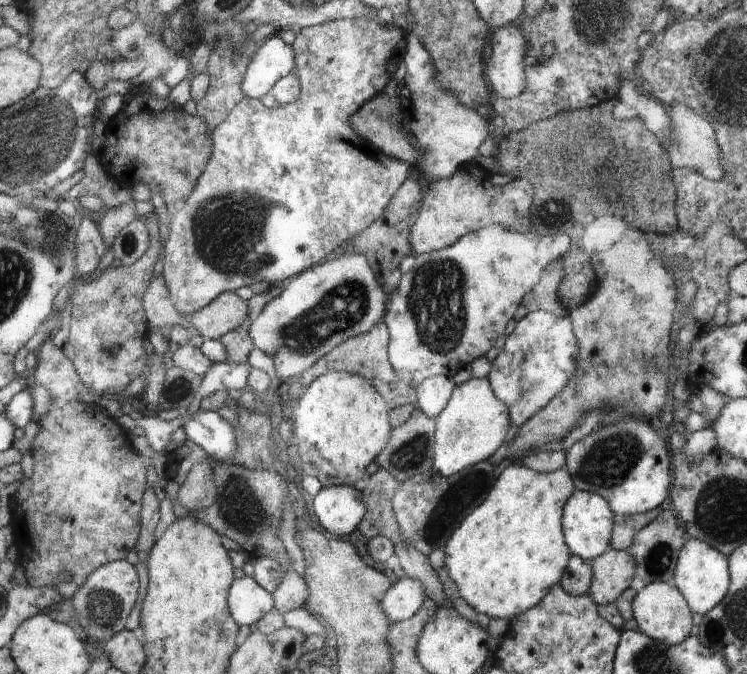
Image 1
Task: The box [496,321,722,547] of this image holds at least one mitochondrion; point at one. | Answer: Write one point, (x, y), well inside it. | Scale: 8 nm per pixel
(611, 458)

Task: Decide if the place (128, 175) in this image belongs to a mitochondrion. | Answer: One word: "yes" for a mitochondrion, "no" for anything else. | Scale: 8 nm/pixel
no

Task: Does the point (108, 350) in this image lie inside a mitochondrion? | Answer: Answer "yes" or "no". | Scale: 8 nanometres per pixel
yes

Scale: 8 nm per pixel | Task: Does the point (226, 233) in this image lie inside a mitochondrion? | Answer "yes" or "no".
yes

